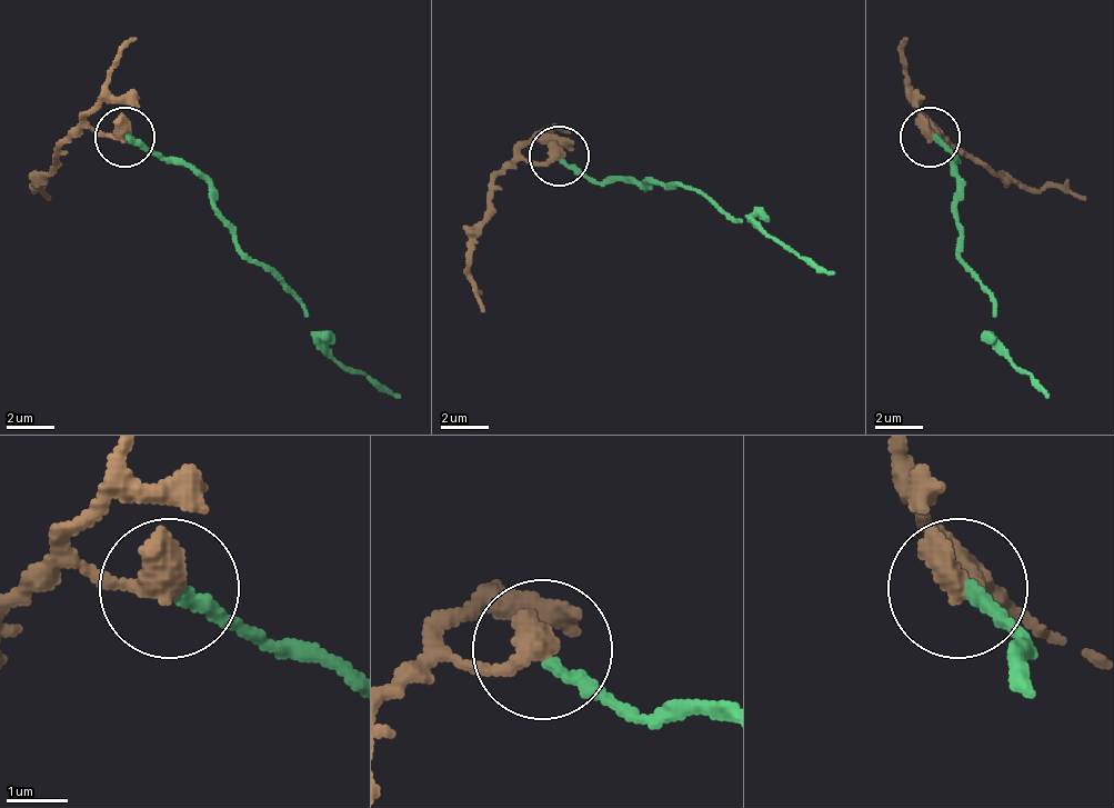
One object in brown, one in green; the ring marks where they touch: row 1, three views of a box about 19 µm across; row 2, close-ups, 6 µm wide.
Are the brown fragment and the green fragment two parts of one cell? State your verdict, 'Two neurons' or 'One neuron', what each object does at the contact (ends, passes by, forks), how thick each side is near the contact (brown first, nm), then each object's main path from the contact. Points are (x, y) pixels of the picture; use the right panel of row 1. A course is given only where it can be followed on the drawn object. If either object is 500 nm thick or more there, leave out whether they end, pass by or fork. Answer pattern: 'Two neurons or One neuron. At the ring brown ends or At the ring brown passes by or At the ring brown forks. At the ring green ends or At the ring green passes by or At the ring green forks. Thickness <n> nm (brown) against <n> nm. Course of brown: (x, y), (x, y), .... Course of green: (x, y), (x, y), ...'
Two neurons. Thickness 500 nm (brown) against 240 nm. Course of brown: (929, 138), (941, 132), (952, 143), (1024, 186), (1060, 186), (1084, 198). Course of green: (934, 138), (952, 156), (959, 263), (994, 306), (994, 341), (1049, 396)

